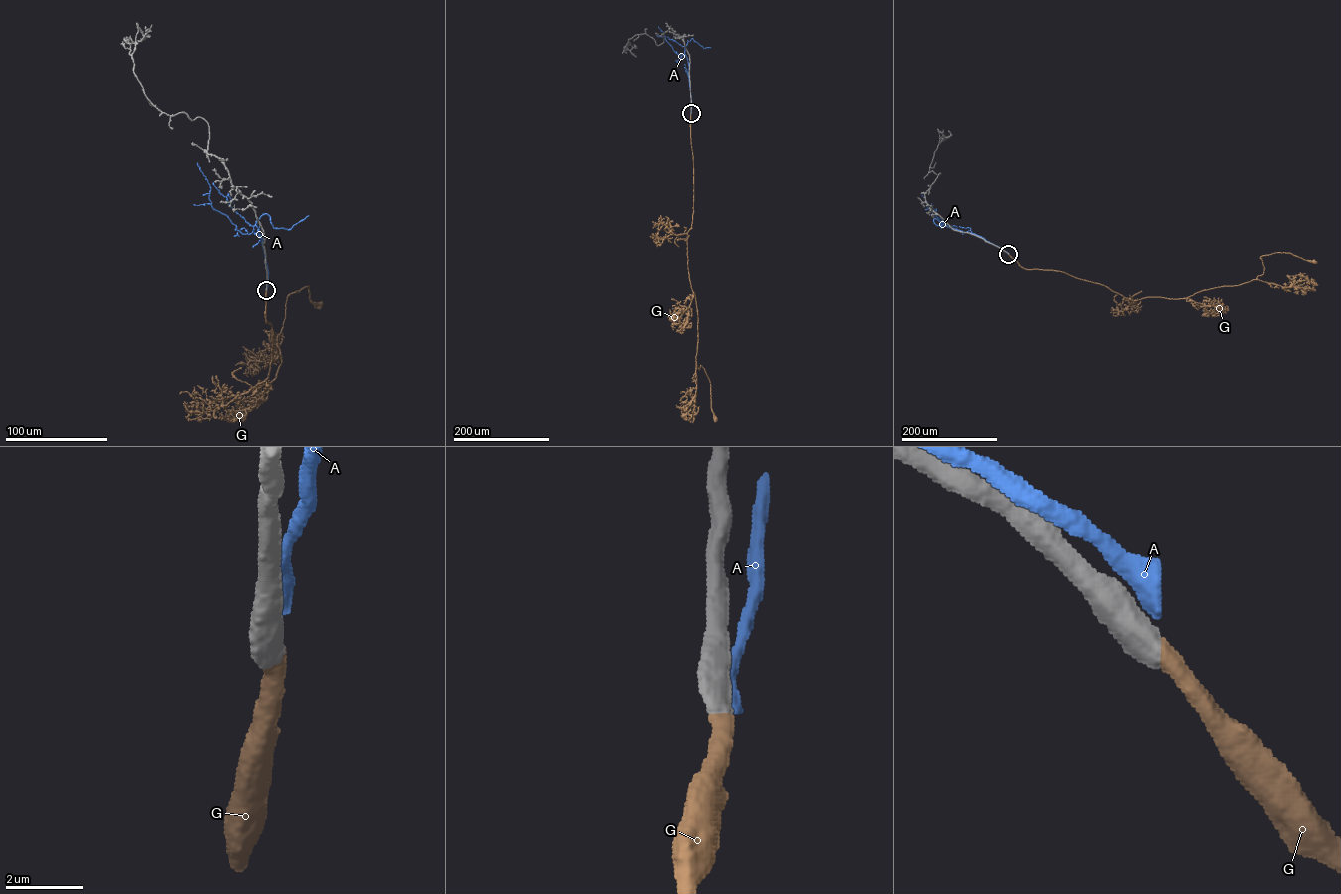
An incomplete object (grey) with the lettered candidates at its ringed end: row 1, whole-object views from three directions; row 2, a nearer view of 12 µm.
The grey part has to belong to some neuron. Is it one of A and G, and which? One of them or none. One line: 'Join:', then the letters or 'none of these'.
Join: G

